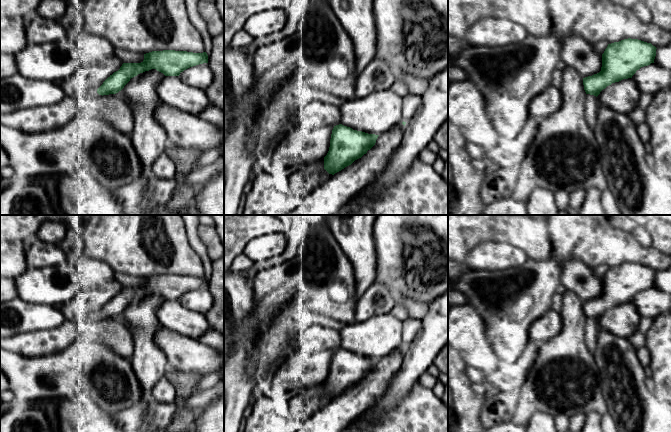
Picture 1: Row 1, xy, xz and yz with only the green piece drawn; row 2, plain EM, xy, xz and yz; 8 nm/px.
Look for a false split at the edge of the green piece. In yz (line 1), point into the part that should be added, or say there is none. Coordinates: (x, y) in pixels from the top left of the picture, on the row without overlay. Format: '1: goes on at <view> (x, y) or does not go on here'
1: does not go on here

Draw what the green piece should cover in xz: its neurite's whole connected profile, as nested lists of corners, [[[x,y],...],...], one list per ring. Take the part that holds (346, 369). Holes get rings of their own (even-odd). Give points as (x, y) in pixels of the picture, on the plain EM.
[[[342,348],[334,350],[329,375],[324,381],[324,393],[334,399],[351,389],[375,369],[378,360]]]

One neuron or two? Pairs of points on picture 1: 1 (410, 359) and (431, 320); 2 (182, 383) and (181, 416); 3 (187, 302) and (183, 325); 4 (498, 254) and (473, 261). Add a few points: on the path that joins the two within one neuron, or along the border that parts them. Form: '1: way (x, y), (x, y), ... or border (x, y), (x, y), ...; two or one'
1: way (420, 349), (431, 338), (431, 330); one
2: way (182, 391), (181, 408); one
3: border (178, 300), (183, 306), (204, 314); two
4: way (492, 256), (479, 257); one

